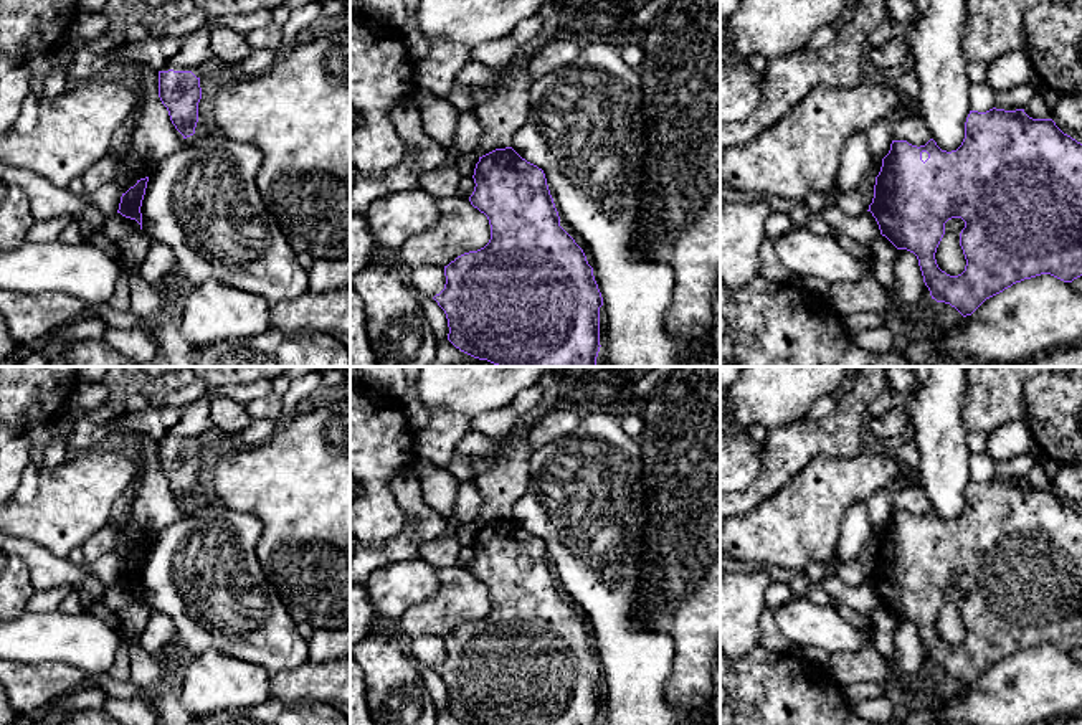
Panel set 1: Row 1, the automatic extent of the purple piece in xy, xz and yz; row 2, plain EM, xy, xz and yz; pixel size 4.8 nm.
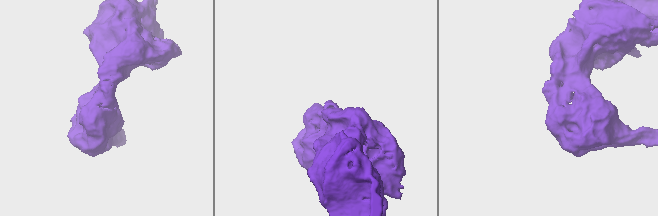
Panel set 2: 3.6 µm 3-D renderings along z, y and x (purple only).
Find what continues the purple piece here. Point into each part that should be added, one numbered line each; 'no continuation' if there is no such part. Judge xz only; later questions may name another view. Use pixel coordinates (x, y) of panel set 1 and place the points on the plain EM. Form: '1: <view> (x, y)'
no continuation

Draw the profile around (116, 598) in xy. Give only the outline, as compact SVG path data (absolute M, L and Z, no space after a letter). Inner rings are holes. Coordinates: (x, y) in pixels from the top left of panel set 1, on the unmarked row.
M116 583L106 590L102 601L111 611L119 613L142 599L135 590L131 590L122 586L121 583Z

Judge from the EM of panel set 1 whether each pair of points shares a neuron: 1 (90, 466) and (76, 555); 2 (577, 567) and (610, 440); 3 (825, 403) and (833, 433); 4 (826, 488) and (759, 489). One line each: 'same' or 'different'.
1: different
2: same
3: different
4: different

